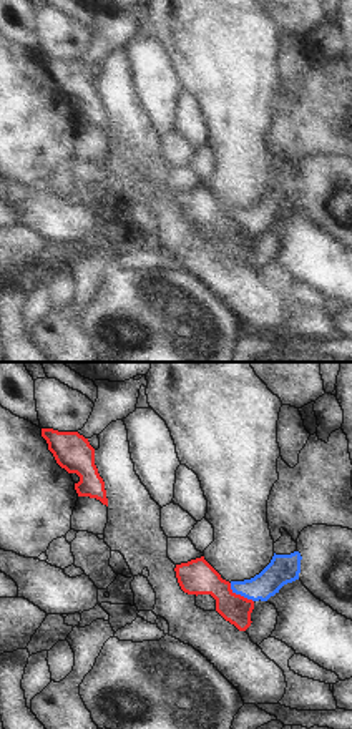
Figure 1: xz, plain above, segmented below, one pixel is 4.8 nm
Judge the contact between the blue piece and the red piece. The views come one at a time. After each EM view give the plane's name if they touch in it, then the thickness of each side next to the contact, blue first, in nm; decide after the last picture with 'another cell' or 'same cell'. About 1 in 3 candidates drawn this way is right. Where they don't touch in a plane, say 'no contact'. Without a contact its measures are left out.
contact in xz; calibres 140 and 170 nm

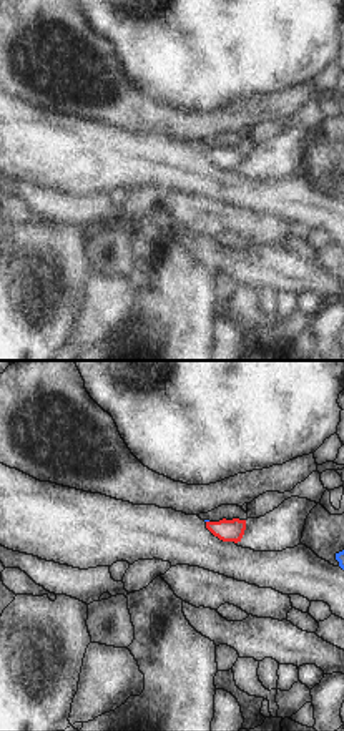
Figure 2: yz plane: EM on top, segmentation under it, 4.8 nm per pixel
no contact

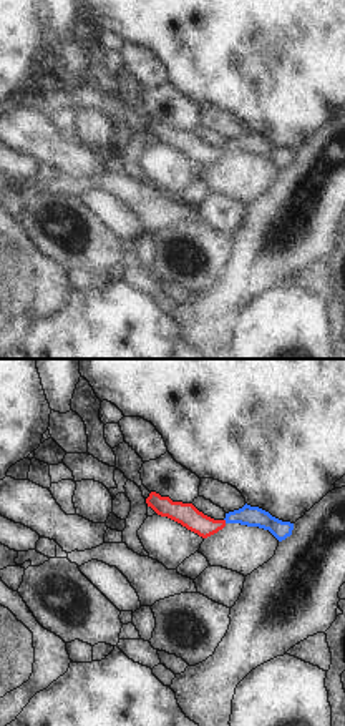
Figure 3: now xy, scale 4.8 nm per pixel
contact in xy; calibres 100 and 110 nm

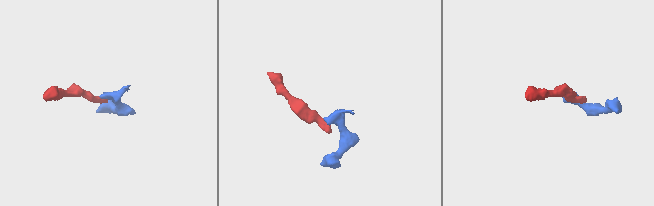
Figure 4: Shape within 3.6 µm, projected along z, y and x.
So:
another cell

